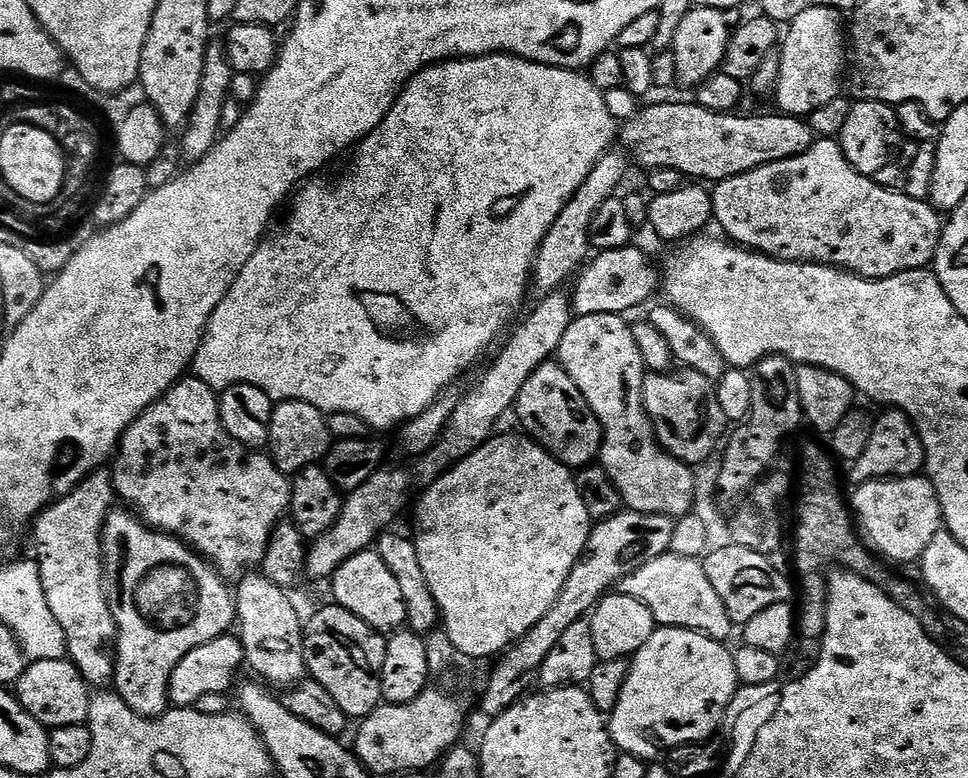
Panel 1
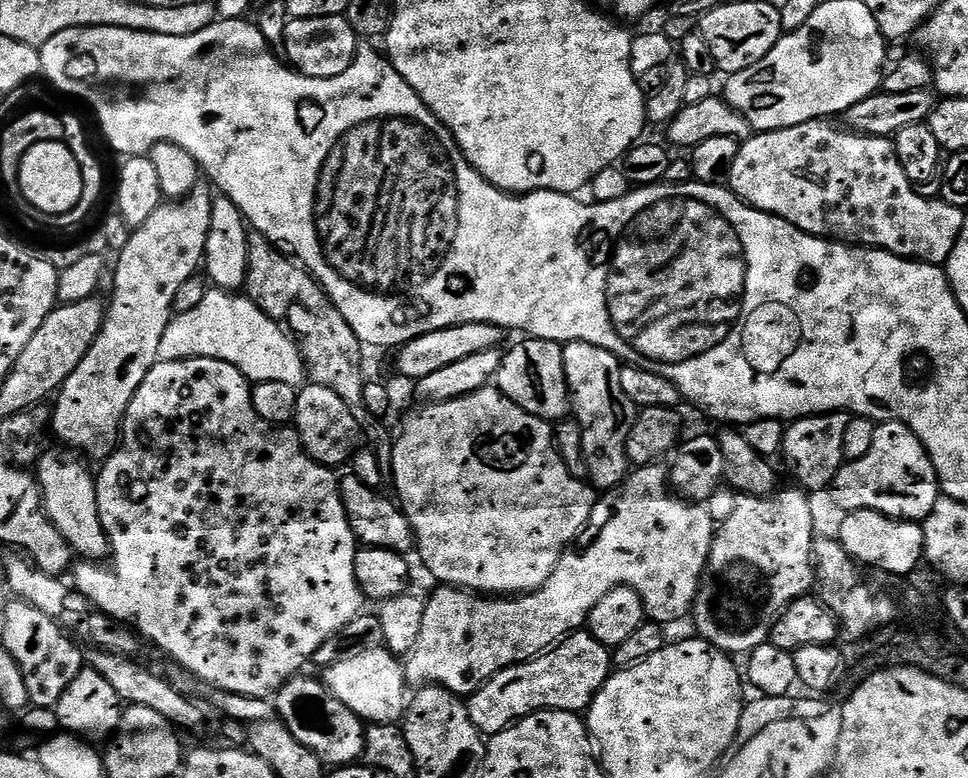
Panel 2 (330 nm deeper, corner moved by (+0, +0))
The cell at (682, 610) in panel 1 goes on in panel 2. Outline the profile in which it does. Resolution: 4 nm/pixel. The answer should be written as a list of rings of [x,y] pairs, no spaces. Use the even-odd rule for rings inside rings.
[[[654,463],[637,467],[623,484],[618,485],[617,488],[605,491],[603,495],[597,499],[596,504],[592,508],[590,518],[588,519],[588,525],[584,527],[584,531],[580,533],[575,545],[564,551],[562,558],[558,562],[558,566],[554,566],[554,574],[550,574],[550,578],[546,578],[546,582],[538,590],[503,598],[493,598],[488,594],[470,592],[466,588],[453,588],[451,586],[437,587],[435,591],[425,599],[424,613],[422,614],[422,634],[418,634],[418,642],[404,664],[405,681],[416,690],[425,686],[435,686],[437,688],[450,690],[461,698],[472,696],[490,679],[491,676],[497,676],[503,668],[509,668],[515,664],[525,664],[526,661],[533,660],[536,656],[543,656],[545,652],[559,644],[565,636],[570,636],[574,632],[581,631],[588,623],[590,610],[594,610],[594,606],[598,606],[600,599],[602,599],[611,588],[634,589],[642,598],[647,619],[661,626],[676,624],[683,616],[687,617],[692,611],[693,604],[696,603],[696,595],[700,589],[700,580],[704,577],[704,568],[708,565],[710,550],[712,549],[714,538],[716,537],[718,525],[712,521],[707,507],[705,507],[703,503],[682,500],[679,496],[673,494],[670,491],[669,469],[667,467],[660,467],[664,466],[661,466],[659,463]]]

